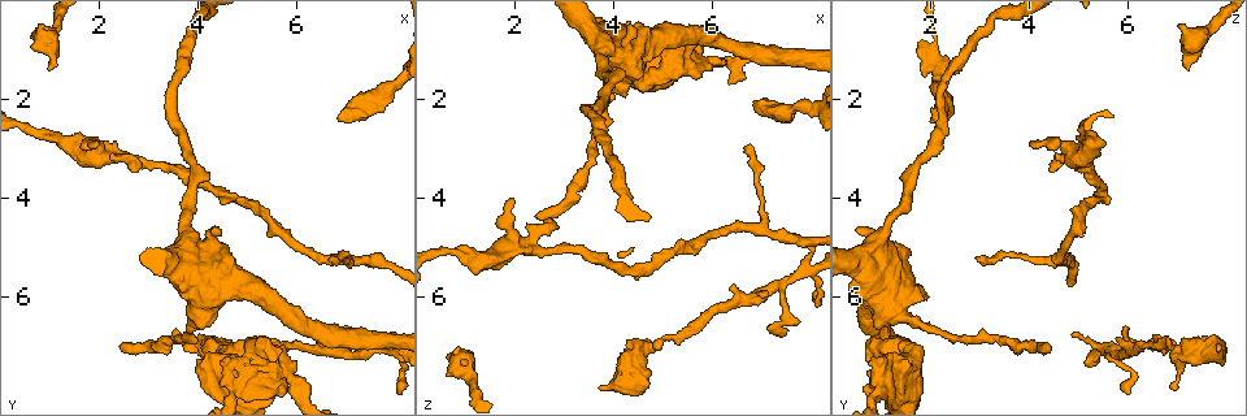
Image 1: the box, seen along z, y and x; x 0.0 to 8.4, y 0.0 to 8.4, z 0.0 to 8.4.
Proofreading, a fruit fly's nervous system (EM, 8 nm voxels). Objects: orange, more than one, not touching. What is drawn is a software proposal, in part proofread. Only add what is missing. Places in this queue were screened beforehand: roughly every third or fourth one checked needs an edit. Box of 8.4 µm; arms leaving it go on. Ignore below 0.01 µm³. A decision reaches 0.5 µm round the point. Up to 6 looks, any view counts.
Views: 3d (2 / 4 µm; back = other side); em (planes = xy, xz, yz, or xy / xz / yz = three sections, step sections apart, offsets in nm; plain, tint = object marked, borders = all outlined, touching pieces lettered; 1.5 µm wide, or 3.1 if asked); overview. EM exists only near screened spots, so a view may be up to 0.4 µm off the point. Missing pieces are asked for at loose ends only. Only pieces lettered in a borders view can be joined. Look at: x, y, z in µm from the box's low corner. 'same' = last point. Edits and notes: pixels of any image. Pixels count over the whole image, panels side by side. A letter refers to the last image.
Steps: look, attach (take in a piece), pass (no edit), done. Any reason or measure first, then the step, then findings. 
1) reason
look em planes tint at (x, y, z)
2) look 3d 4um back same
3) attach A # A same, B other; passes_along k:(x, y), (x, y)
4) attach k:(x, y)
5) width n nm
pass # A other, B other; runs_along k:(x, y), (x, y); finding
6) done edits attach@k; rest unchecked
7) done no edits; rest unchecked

look em planes tint at (5.80, 7.00, 1.60)

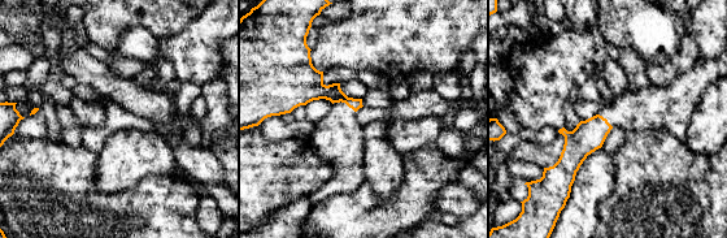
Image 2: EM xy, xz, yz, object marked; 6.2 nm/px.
look em planes borders same

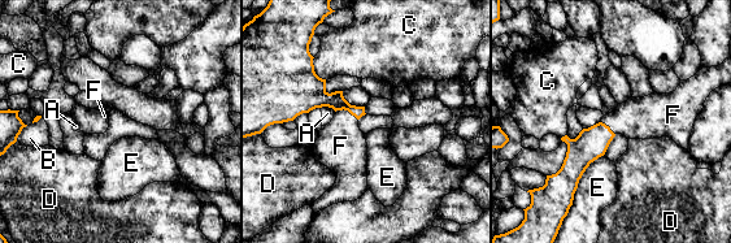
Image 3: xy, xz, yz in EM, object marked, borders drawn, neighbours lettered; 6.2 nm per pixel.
attach F # A other, B other, C other, D other, E other, F same; passes_along 3:(310, 92), (347, 109), (340, 146); the neuron continues

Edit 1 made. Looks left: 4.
see it whole again
look overview

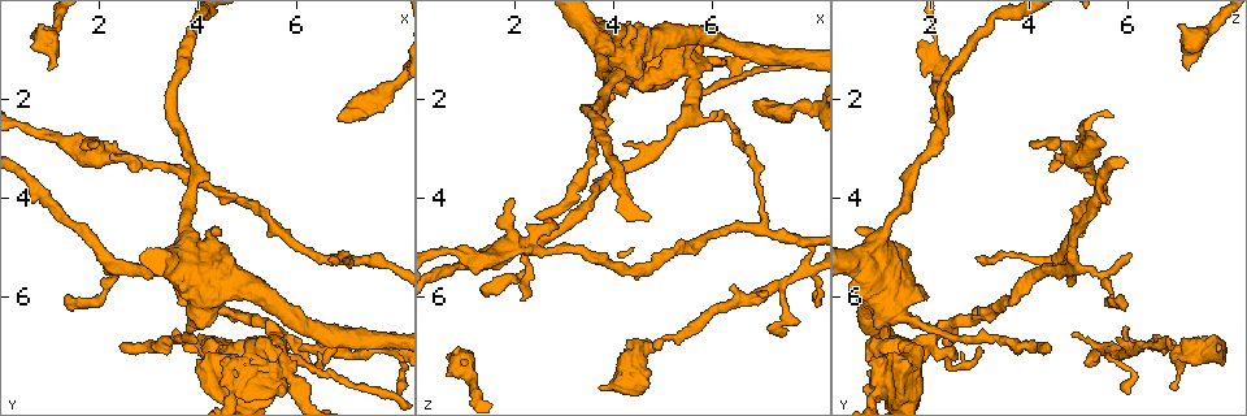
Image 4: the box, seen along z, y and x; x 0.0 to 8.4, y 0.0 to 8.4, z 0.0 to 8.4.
free end
look em yz step 4 borders at (3.95, 7.50, 1.50)

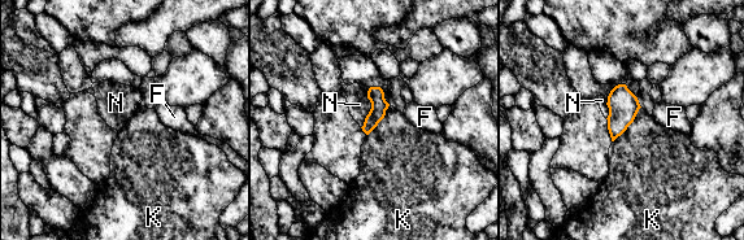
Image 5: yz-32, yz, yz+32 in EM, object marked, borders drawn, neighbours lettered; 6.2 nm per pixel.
longest_contact K 280 nm
pass # F other, K other, N other; border 5:(640, 107), (634, 121), (613, 142); none of them fits

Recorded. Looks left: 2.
an open end
look em planes borders at (6.90, 2.40, 2.10)

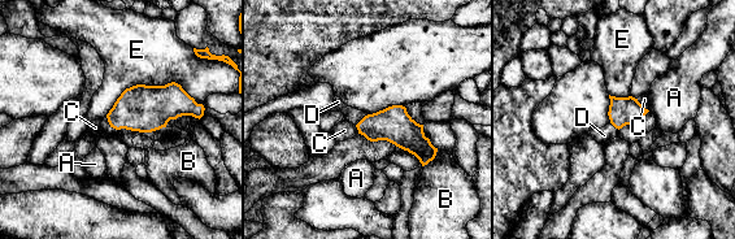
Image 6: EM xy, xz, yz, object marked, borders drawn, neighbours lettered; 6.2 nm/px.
attach D # A other, B other, C other, D same, E other; passes_along 6:(142, 108), (111, 125), (104, 124); the neuron continues

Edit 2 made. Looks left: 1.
done edits attach@3, attach@6; rest unchecked

